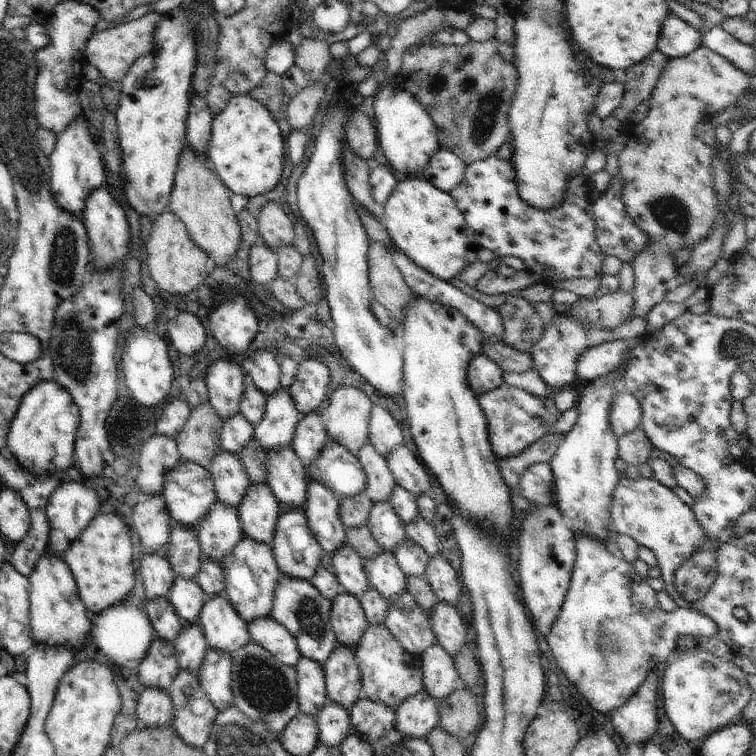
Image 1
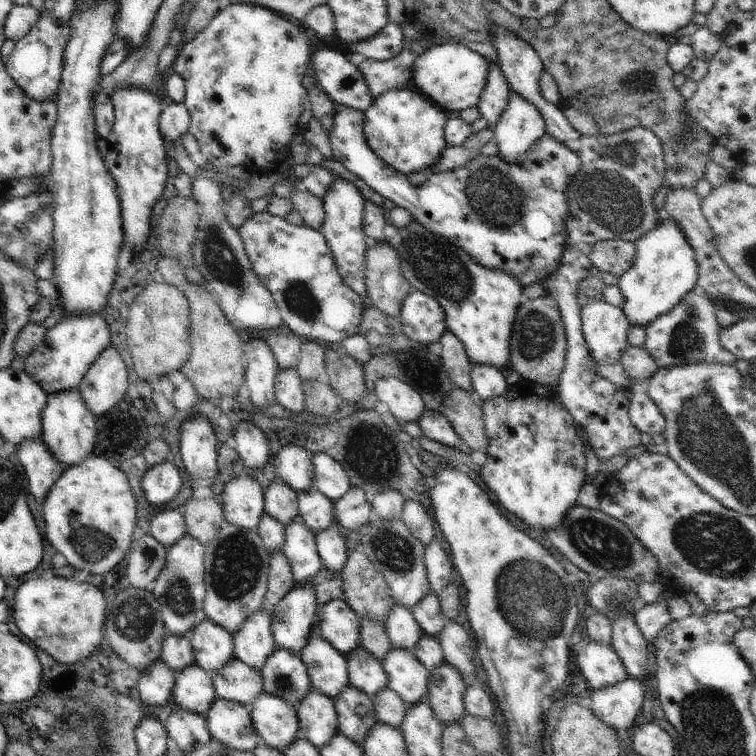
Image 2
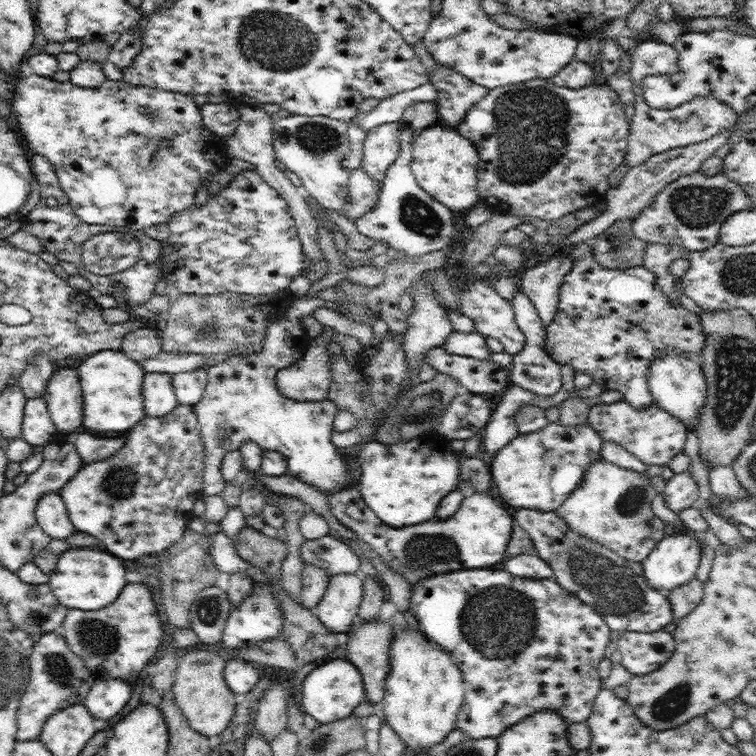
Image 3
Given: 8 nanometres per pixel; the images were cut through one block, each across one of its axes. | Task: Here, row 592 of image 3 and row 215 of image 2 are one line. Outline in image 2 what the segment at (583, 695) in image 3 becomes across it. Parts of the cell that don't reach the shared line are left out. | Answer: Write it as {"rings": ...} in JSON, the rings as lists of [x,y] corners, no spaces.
{"rings":[[[338,105],[328,138],[334,159],[382,195],[388,205],[397,205],[422,226],[444,236],[459,251],[470,254],[474,262],[490,270],[504,270],[518,278],[522,286],[542,283],[558,266],[566,248],[568,184],[578,174],[580,158],[546,132],[522,164],[506,164],[498,155],[478,156],[466,166],[448,172],[432,173],[421,186],[408,182],[372,152],[364,137],[365,114]]]}

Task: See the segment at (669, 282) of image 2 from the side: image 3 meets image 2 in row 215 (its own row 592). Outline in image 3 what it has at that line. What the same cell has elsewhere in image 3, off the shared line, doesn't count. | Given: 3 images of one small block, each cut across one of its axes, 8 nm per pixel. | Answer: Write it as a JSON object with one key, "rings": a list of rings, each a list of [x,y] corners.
{"rings":[[[680,532],[664,535],[642,562],[644,579],[657,591],[670,592],[695,578],[702,556],[702,543]]]}

